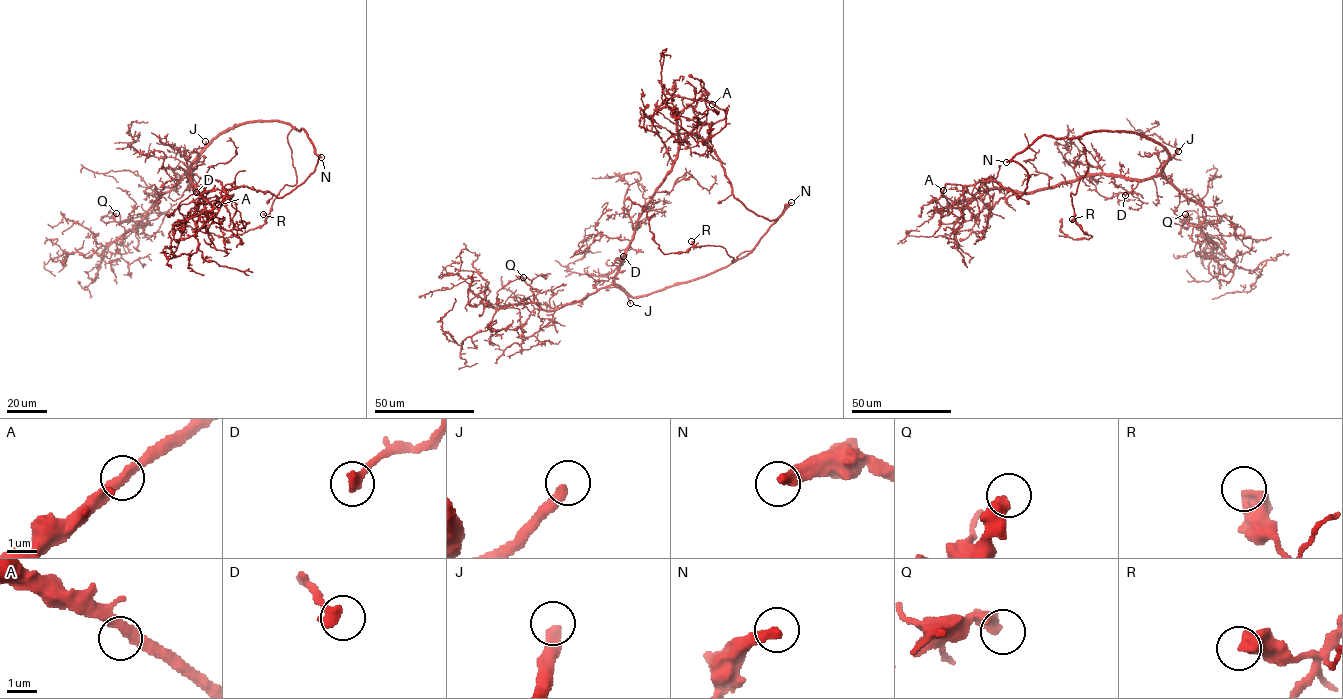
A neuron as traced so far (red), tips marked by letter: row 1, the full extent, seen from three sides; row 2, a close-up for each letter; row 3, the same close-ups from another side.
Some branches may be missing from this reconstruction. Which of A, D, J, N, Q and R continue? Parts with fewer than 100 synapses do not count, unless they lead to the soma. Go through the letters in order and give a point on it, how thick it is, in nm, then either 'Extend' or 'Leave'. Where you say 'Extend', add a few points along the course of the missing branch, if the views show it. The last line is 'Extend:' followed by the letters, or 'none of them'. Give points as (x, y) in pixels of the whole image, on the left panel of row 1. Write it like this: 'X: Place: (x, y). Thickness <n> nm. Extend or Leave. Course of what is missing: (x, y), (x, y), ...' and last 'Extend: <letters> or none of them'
A: Place: (218, 204). Thickness 360 nm. Leave
D: Place: (196, 192). Thickness 360 nm. Leave
J: Place: (205, 141). Thickness 360 nm. Extend. Course of what is missing: (205, 141), (211, 121), (208, 109), (189, 93), (182, 80), (198, 71), (192, 71), (192, 76)
N: Place: (321, 157). Thickness 360 nm. Extend
Q: Place: (116, 213). Thickness 480 nm. Leave
R: Place: (263, 214). Thickness 550 nm. Leave
Extend: J, N

